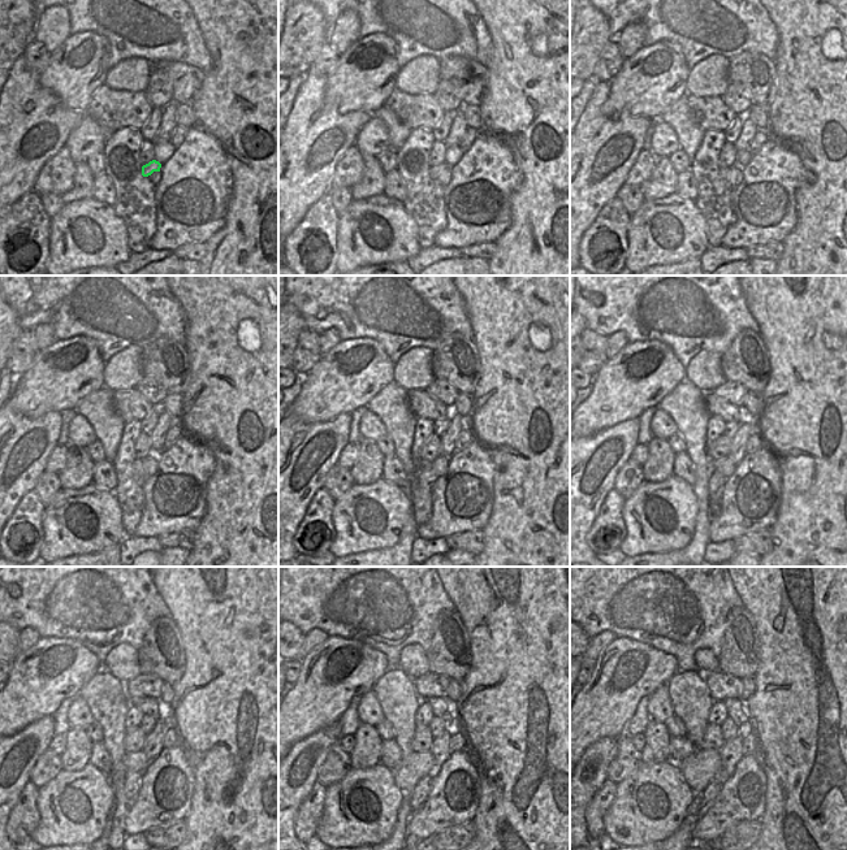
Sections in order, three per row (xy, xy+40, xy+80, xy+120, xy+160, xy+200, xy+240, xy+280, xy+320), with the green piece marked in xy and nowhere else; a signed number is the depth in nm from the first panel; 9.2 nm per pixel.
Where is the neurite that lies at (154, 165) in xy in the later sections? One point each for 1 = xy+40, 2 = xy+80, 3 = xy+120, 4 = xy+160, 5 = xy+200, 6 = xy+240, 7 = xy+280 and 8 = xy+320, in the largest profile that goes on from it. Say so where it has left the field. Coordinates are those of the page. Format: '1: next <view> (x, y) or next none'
1: next xy+40 (435, 172)
2: next xy+80 (724, 172)
3: next xy+120 (138, 464)
4: next xy+160 (426, 473)
5: next xy+200 (717, 481)
6: next xy+240 (133, 781)
7: next xy+280 (422, 789)
8: next xy+320 (708, 797)

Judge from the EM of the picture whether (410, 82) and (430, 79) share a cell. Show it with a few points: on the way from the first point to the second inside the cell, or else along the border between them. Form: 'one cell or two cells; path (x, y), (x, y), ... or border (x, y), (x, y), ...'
one cell; path (415, 79), (424, 79)

